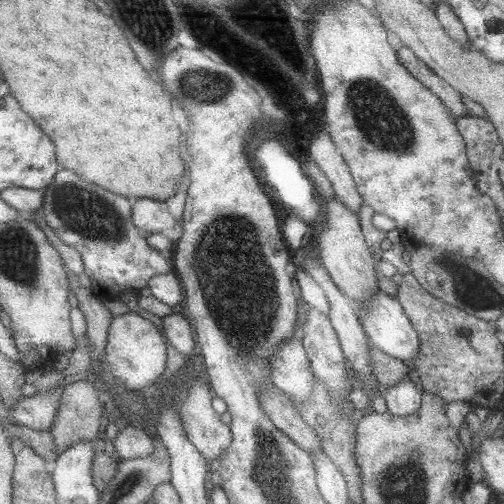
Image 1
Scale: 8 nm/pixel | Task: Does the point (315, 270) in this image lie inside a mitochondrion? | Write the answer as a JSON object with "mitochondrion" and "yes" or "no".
{"mitochondrion":"no"}

